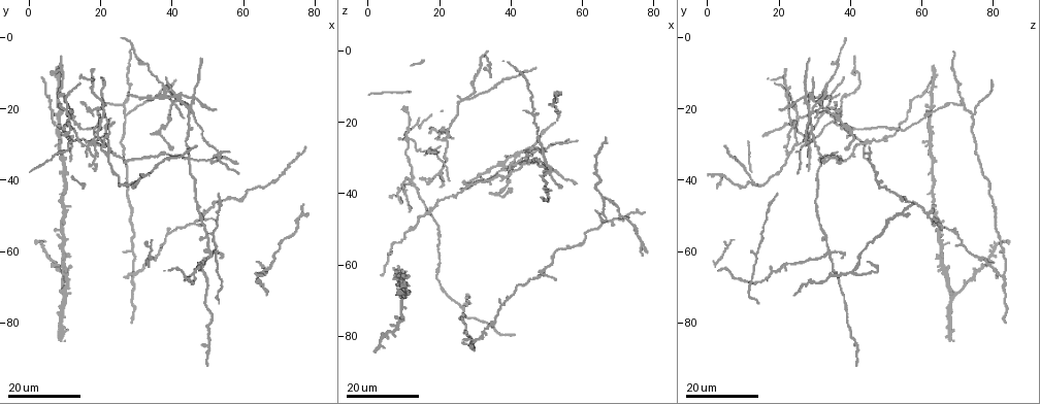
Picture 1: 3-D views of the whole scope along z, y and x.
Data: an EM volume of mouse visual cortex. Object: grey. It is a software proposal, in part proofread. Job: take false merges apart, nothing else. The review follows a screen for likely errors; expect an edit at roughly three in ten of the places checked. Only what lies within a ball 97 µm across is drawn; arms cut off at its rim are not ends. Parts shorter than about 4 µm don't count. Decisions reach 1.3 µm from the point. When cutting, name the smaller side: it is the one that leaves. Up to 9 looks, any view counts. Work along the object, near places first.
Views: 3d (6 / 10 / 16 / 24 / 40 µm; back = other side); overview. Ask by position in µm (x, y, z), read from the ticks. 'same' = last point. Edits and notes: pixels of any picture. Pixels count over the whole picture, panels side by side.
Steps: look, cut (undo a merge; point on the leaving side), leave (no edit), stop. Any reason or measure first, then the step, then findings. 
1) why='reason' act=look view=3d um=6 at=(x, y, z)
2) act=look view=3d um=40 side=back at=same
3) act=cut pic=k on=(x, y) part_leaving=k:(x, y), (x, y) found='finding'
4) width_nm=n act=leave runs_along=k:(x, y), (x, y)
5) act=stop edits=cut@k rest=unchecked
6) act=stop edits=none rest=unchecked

act=look view=3d um=16 at=(12.0, 21.0, 32.5)

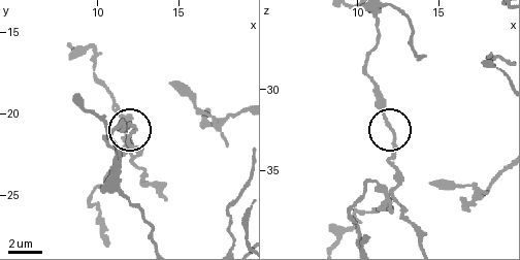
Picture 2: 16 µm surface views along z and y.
act=look view=3d um=6 at=(11.8, 20.9, 32.1)

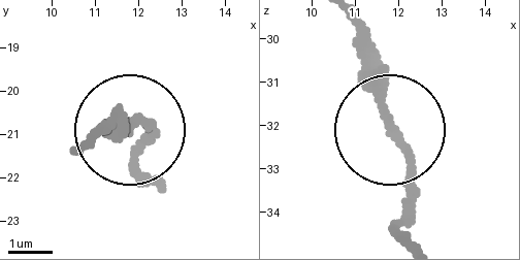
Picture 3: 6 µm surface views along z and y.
act=look view=3d um=6 side=back at=(11.90, 20.70, 32.15)

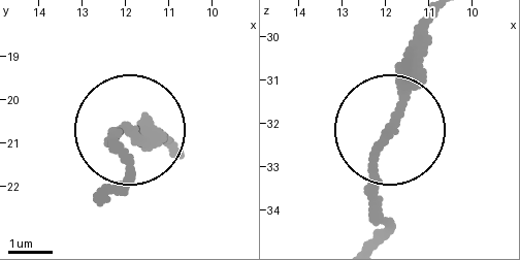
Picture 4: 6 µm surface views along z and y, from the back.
width_nm=180 act=leave runs_along=4:(379, 239), (379, 151), (400, 106), (412, 32) found='one cell here'

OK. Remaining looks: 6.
why='calibre changes' act=look view=3d um=24 at=(10.5, 27.5, 15.5)

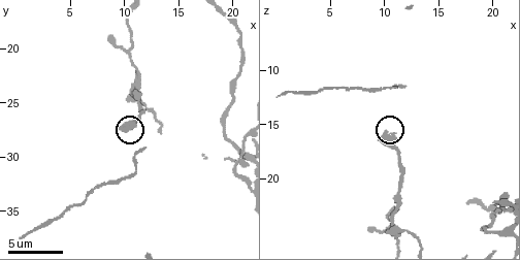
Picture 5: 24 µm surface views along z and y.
act=look view=3d um=10 at=(10.2, 27.4, 15.8)

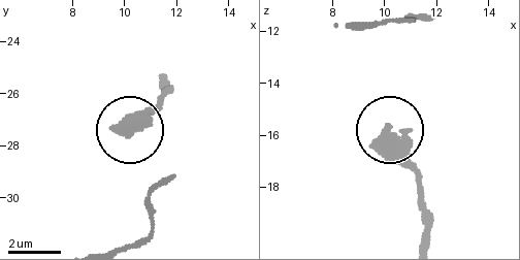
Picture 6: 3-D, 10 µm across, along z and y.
act=leave found='one cell here'

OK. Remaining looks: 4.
why='a fork' act=look view=3d um=24 at=(26.5, 18.5, 72.5)

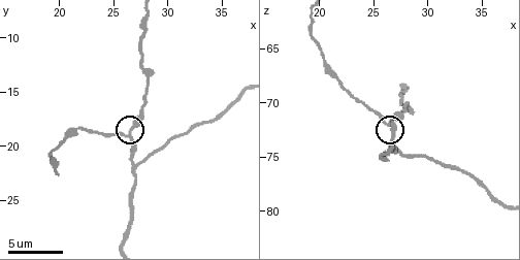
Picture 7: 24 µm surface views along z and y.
act=look view=3d um=10 at=(26.6, 19.0, 72.0)

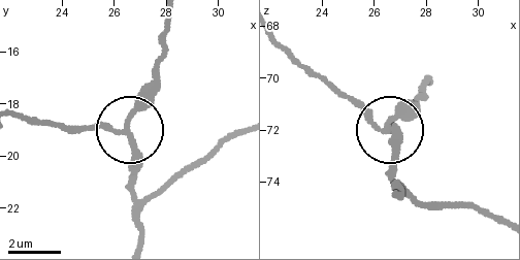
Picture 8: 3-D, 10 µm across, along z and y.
act=look view=3d um=10 side=back at=(26.4, 18.8, 71.9)

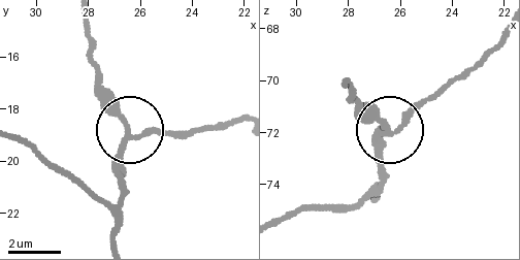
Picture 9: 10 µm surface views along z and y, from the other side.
act=leave runs_along=9:(500, 40), (389, 127), (356, 109) found='continuous, no second cell'

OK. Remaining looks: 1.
act=stop edits=none rest=unchecked

